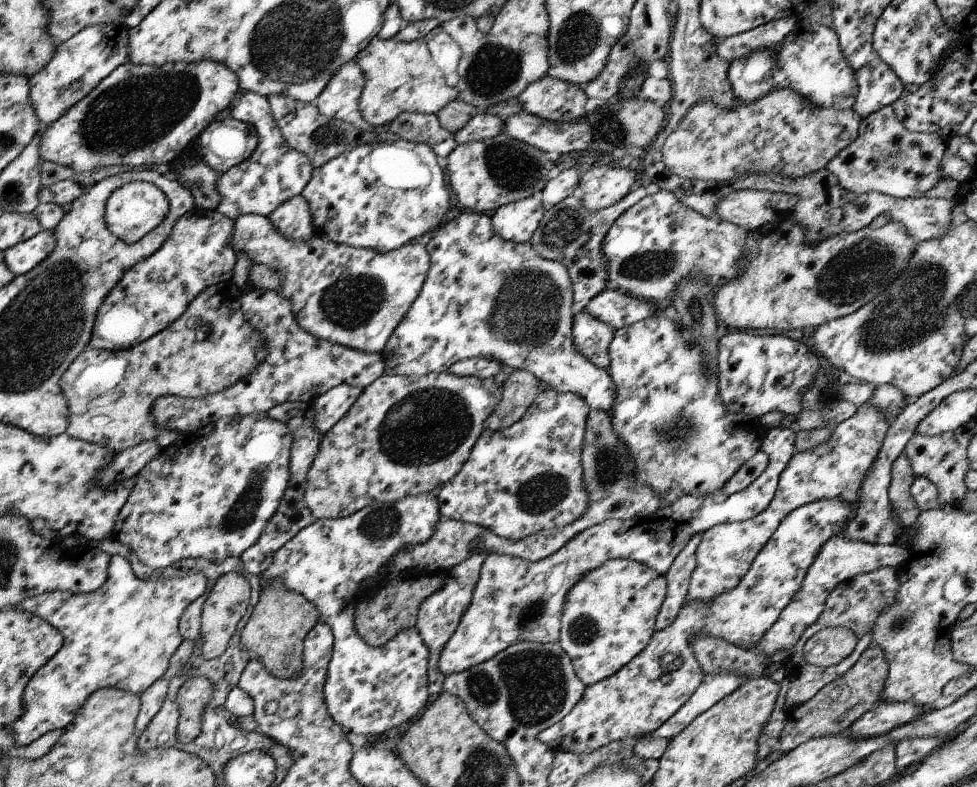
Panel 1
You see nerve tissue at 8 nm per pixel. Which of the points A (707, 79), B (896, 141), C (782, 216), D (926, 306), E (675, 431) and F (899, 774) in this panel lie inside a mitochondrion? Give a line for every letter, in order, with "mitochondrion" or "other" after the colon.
A: mitochondrion
B: other
C: other
D: mitochondrion
E: mitochondrion
F: other

